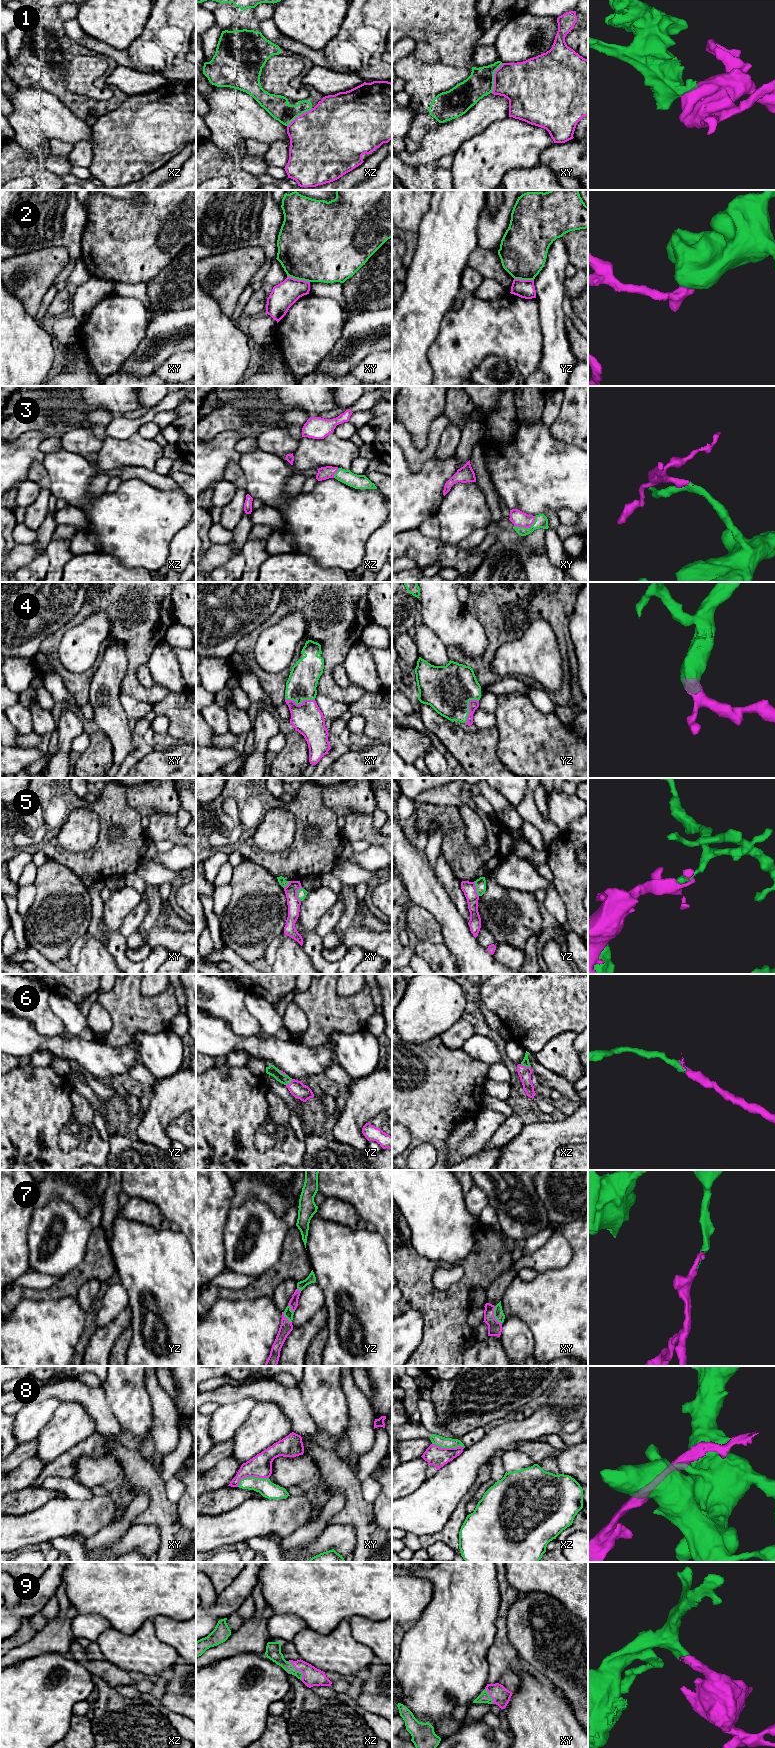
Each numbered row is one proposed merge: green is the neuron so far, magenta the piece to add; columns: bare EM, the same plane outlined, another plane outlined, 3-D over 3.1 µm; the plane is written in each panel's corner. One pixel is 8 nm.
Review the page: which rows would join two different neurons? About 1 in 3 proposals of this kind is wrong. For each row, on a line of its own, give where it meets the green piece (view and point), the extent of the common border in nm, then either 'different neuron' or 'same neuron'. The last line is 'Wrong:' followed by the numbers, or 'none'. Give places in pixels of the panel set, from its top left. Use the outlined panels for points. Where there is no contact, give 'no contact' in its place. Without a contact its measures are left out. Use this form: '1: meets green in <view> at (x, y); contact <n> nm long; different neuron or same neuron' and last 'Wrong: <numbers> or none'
1: meets green in xy at (493, 78); contact 260 nm long; different neuron
2: meets green in xy at (298, 279); contact 190 nm long; different neuron
3: meets green in xy at (527, 528); contact 190 nm long; same neuron
4: meets green in xy at (300, 703); contact 240 nm long; same neuron
5: meets green in xy at (297, 894); contact 120 nm long; different neuron
6: meets green in xz at (525, 1066); contact 90 nm long; same neuron
7: meets green in xy at (494, 1315); contact 160 nm long; same neuron
8: meets green in xy at (251, 1477); contact 260 nm long; different neuron
9: meets green in xz at (297, 1671); contact 200 nm long; same neuron
Wrong: 1, 2, 5, 8

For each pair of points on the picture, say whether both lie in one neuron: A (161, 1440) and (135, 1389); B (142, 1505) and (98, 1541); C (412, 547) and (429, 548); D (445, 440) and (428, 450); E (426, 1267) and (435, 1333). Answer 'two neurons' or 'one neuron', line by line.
A: two neurons
B: one neuron
C: one neuron
D: two neurons
E: one neuron

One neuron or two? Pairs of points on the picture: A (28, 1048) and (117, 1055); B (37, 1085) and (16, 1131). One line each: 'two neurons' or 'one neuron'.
A: one neuron
B: one neuron

